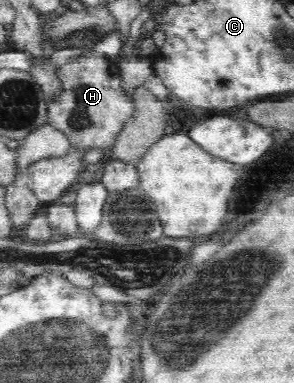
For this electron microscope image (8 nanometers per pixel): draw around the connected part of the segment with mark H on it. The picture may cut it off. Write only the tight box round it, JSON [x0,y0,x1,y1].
[47,50,134,160]

